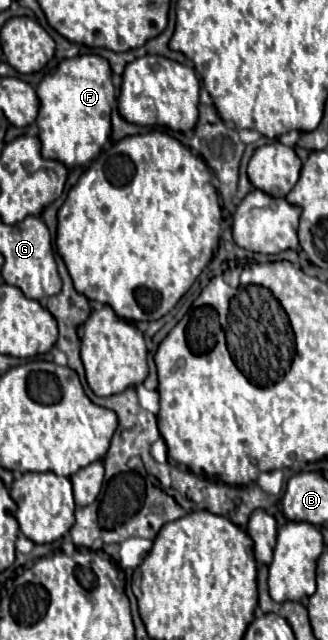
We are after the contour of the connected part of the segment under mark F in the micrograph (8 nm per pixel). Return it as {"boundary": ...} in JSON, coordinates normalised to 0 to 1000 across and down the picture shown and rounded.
{"boundary":[[[280,83],[238,86],[238,89],[220,89],[220,92],[195,92],[195,95],[183,95],[183,102],[165,114],[134,117],[110,145],[116,145],[116,155],[122,155],[122,173],[116,173],[110,195],[122,202],[116,214],[122,214],[122,223],[128,223],[122,236],[128,236],[134,248],[171,248],[171,252],[195,255],[201,261],[232,258],[232,255],[250,258],[250,255],[280,252],[305,239],[317,220],[335,211],[335,177],[341,177],[341,167],[354,161],[335,98],[317,89],[280,86]]]}

